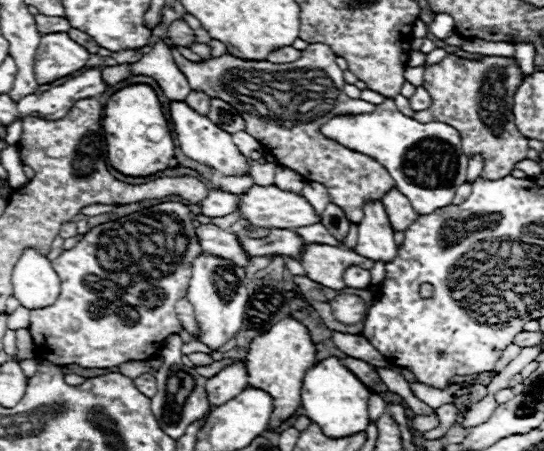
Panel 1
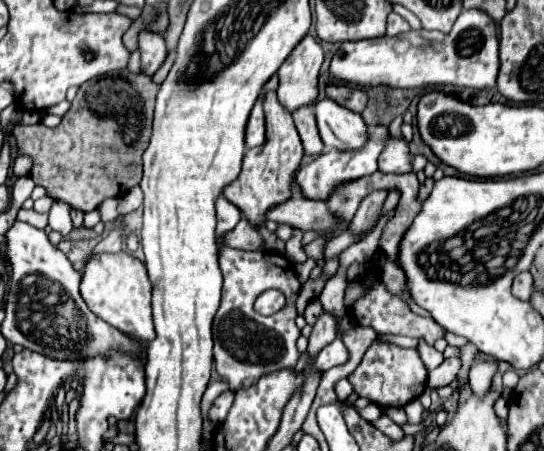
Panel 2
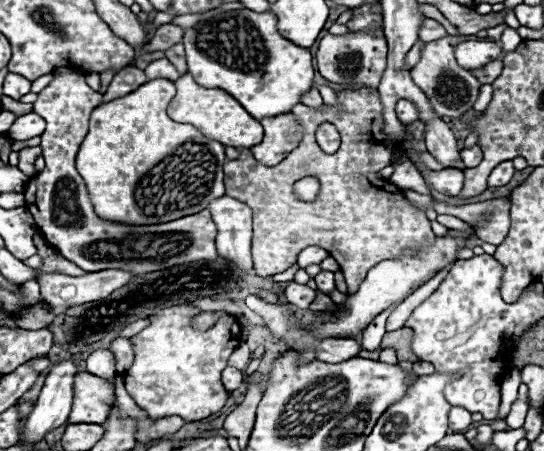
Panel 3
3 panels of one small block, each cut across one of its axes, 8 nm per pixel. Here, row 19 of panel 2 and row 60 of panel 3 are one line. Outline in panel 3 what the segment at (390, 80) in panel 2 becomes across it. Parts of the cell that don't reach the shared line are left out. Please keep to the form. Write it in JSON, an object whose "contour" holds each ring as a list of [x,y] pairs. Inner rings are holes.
{"contour":[[[468,40],[468,42],[460,42],[456,48],[456,60],[460,66],[464,66],[466,70],[474,70],[480,68],[484,64],[488,64],[490,60],[498,58],[502,48],[496,42],[490,40]]]}

